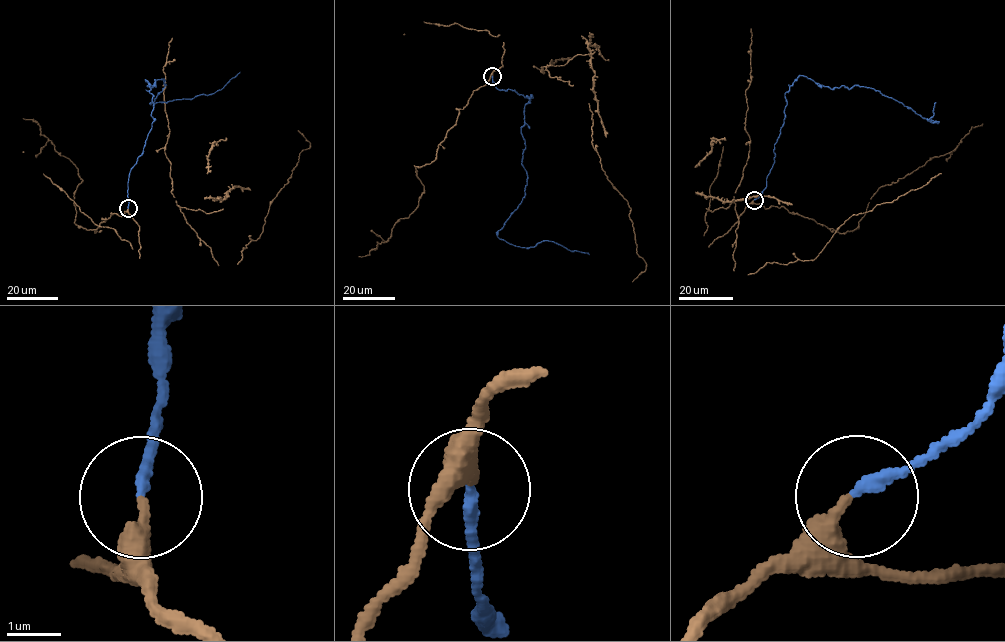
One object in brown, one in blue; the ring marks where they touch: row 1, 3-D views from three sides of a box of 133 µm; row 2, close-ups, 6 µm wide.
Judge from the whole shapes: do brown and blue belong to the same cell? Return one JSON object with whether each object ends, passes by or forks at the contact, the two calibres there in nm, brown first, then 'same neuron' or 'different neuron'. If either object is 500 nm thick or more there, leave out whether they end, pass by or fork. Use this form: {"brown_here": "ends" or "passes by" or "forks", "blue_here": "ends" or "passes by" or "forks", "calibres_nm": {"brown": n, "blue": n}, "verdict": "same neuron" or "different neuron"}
{"brown_here": "ends", "blue_here": "ends", "calibres_nm": {"brown": 280, "blue": 220}, "verdict": "same neuron"}

